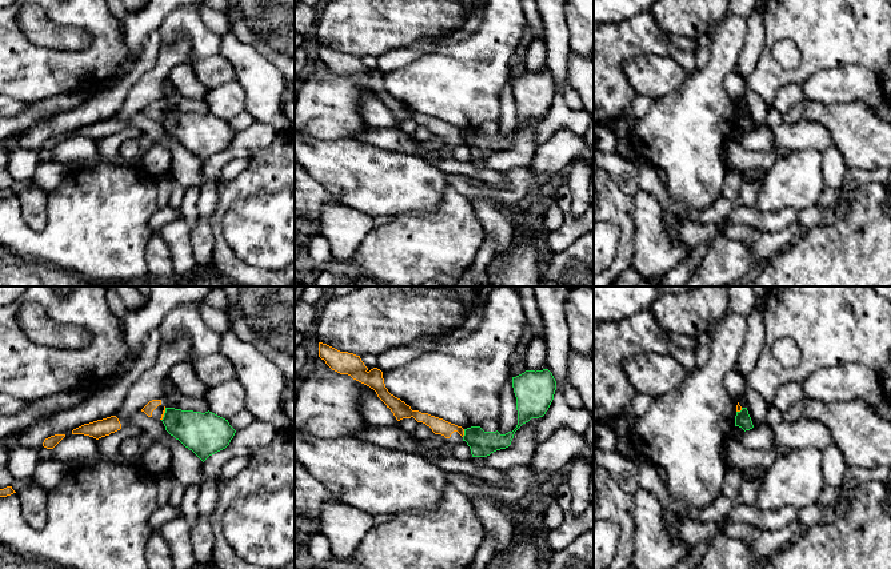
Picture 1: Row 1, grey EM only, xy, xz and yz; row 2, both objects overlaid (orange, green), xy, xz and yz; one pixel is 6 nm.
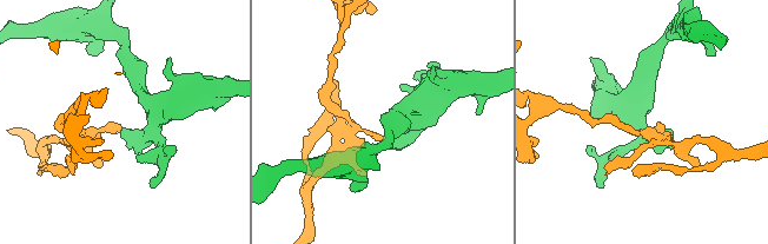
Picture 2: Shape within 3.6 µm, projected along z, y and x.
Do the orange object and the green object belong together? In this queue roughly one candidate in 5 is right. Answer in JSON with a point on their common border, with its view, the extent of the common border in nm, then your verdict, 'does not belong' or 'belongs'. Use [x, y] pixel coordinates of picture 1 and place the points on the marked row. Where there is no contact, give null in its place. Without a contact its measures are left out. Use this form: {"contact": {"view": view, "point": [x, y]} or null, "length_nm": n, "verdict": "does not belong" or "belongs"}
{"contact": {"view": "xz", "point": [463, 433]}, "length_nm": 50, "verdict": "does not belong"}

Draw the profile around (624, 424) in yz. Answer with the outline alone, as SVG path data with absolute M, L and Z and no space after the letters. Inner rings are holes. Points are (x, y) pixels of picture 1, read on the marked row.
M620 416L619 418L616 418L616 424L615 424L615 433L618 437L622 436L627 436L630 437L634 425L635 425L635 417L631 416Z

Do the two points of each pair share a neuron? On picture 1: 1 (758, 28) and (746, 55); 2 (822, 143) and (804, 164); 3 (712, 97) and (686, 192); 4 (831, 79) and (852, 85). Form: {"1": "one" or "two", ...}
{"1": "one", "2": "two", "3": "one", "4": "one"}

